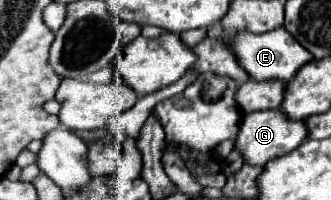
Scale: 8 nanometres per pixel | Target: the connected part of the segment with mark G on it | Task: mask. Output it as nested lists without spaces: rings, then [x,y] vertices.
[[[264,110],[264,112],[252,112],[252,114],[244,116],[244,120],[240,124],[240,132],[236,136],[234,148],[240,150],[246,164],[264,166],[268,160],[278,158],[286,152],[292,152],[306,136],[308,136],[308,132],[306,132],[304,122],[284,120],[284,114],[278,112],[278,110]]]

